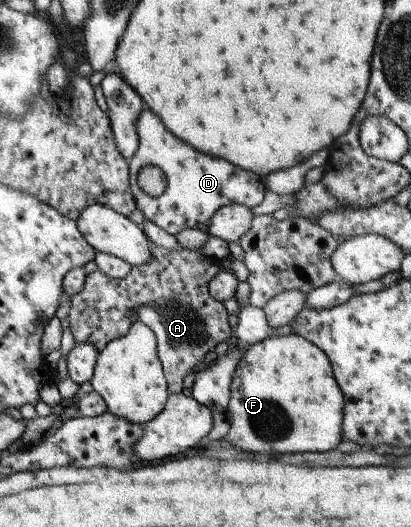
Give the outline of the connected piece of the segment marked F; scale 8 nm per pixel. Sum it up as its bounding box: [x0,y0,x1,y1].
[223,333,343,455]

